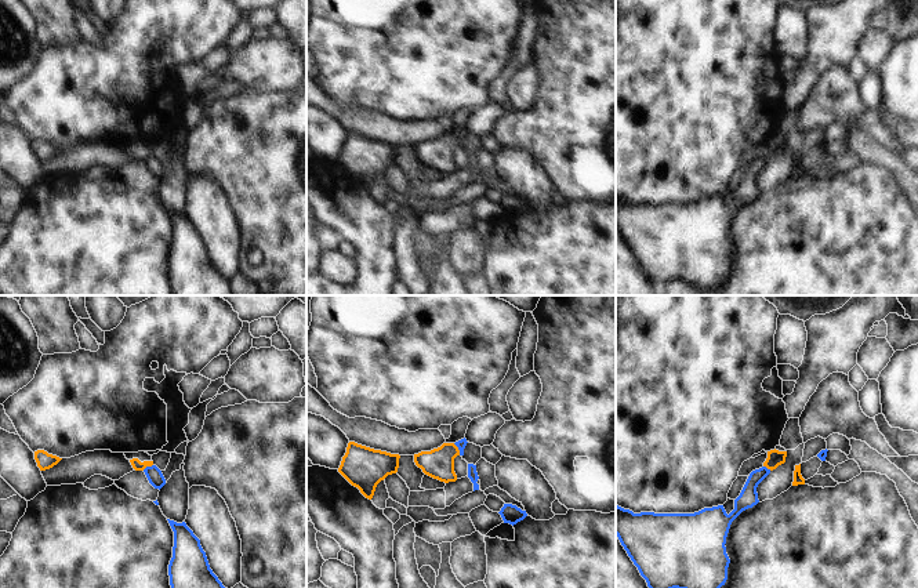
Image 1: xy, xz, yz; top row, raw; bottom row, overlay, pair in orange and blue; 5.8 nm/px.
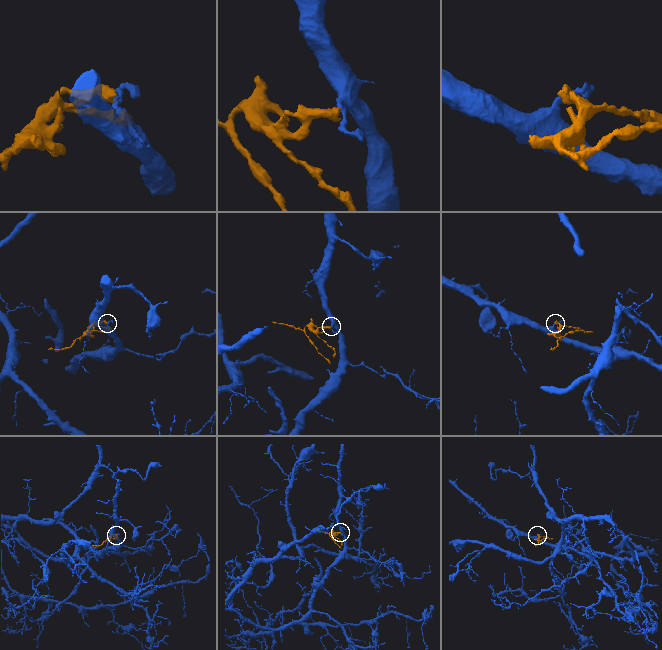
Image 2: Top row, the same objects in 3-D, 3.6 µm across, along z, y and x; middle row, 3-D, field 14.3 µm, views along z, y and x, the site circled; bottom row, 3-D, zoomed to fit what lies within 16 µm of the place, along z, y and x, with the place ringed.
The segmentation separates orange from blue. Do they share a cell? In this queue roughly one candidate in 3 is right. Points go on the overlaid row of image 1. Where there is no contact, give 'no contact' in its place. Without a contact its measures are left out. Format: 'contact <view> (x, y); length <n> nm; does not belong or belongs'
contact xz (457, 449); length 80 nm; does not belong

